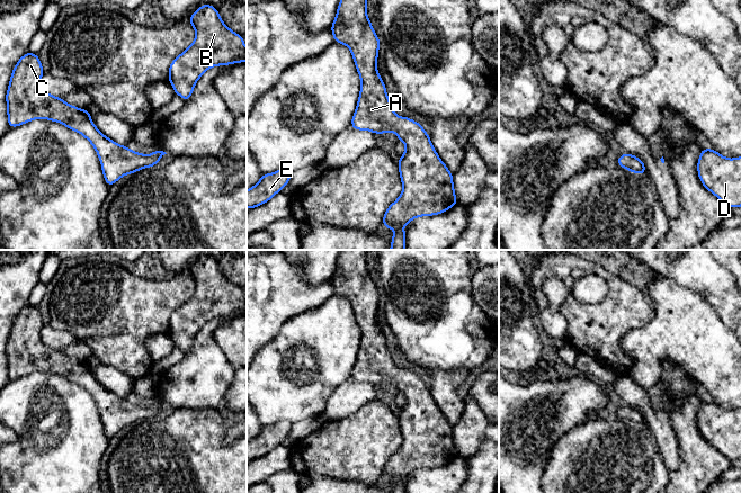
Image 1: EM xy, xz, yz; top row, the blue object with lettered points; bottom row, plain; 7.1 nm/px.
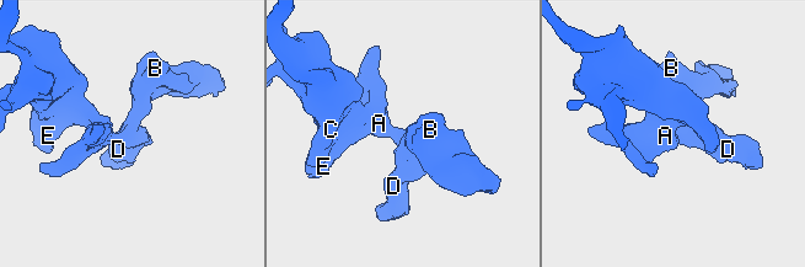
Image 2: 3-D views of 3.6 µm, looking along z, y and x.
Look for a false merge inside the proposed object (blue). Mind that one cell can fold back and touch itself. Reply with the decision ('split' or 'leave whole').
leave whole

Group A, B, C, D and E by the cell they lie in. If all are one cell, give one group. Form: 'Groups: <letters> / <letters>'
Groups: A B C D E

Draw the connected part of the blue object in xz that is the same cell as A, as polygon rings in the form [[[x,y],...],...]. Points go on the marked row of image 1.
[[[340,0],[331,32],[334,42],[349,47],[360,77],[360,93],[351,119],[351,127],[375,134],[393,132],[405,144],[404,154],[398,159],[403,190],[389,206],[383,217],[383,227],[394,230],[390,250],[405,249],[405,234],[402,227],[420,216],[439,215],[457,204],[453,185],[453,173],[438,156],[429,135],[423,127],[408,117],[399,117],[386,95],[386,88],[377,72],[376,63],[380,39],[367,17],[367,0]]]

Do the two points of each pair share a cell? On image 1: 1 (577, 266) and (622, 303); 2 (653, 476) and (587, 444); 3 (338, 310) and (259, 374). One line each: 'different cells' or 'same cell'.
1: same cell
2: same cell
3: same cell

